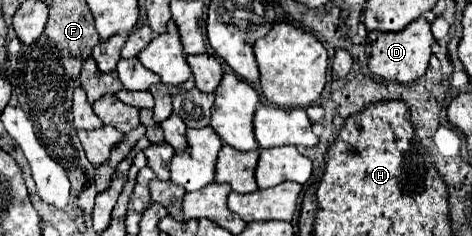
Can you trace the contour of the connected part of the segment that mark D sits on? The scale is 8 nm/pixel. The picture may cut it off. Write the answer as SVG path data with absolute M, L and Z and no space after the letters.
M420 16L418 20L414 20L414 24L408 24L408 28L400 32L368 32L368 42L372 46L372 54L368 58L368 70L384 80L406 84L414 82L426 72L432 56L434 36L430 32L428 20Z

